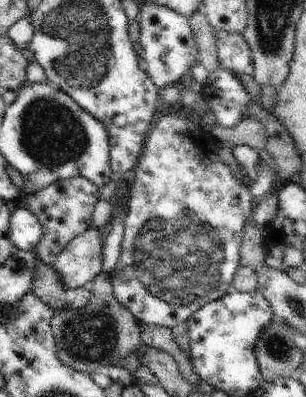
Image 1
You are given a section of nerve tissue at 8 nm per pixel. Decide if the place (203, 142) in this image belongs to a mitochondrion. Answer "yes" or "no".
no

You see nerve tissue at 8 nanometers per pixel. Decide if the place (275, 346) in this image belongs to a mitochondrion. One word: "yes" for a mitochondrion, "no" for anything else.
yes

